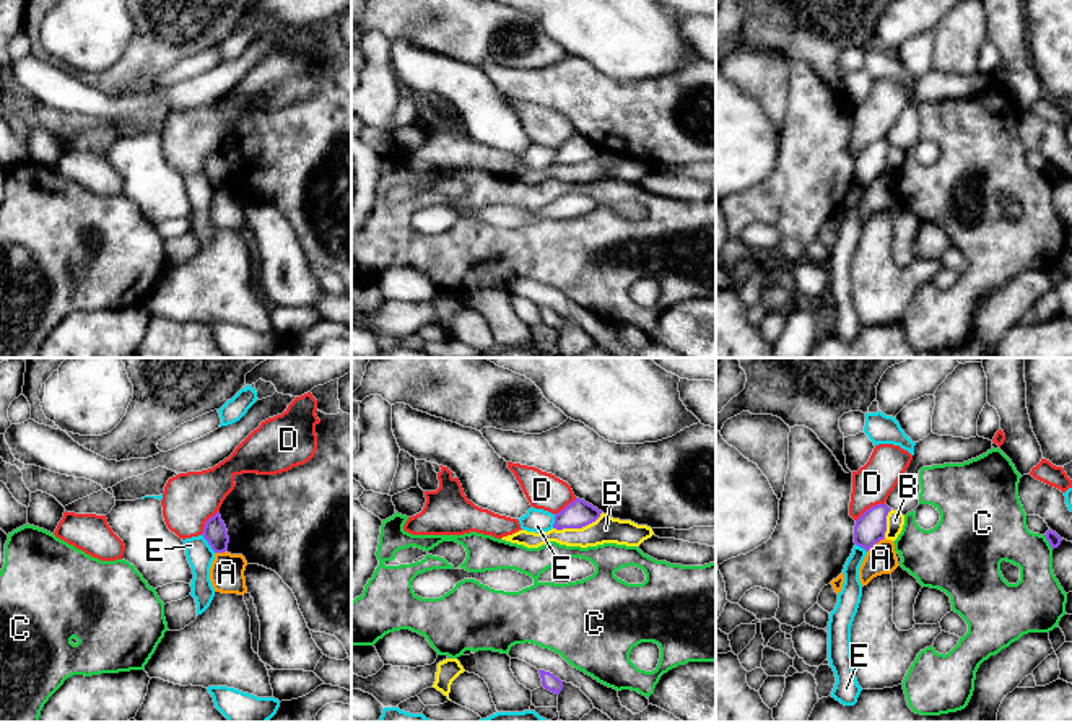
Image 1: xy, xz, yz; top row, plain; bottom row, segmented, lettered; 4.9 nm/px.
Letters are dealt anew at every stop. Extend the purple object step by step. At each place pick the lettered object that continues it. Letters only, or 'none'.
none

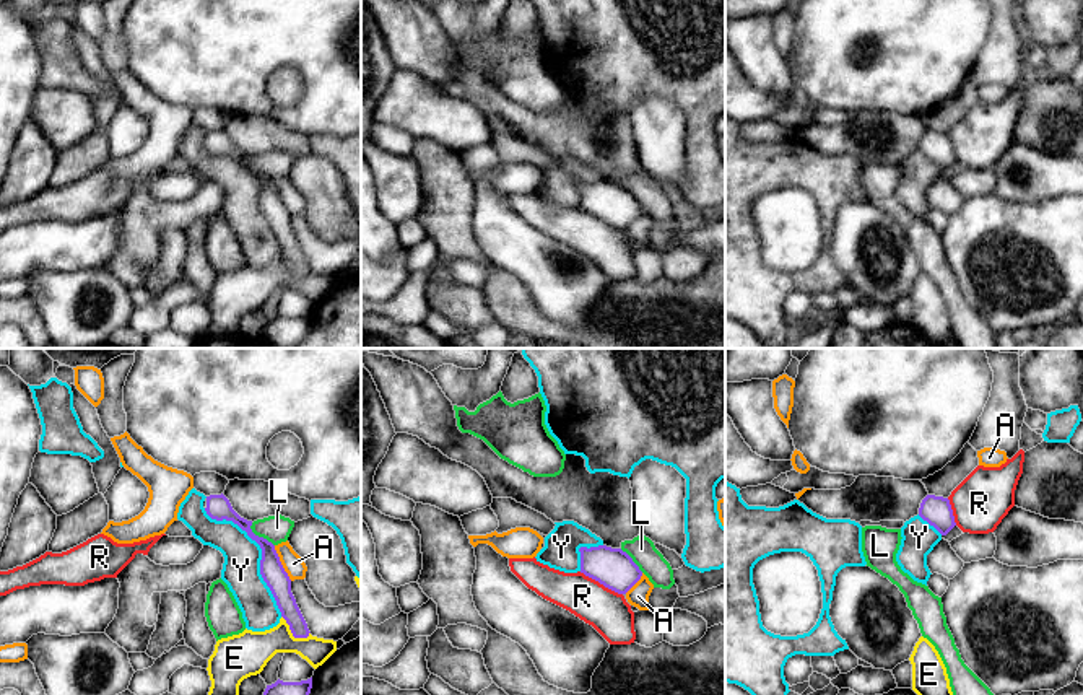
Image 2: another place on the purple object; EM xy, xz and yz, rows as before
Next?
none

